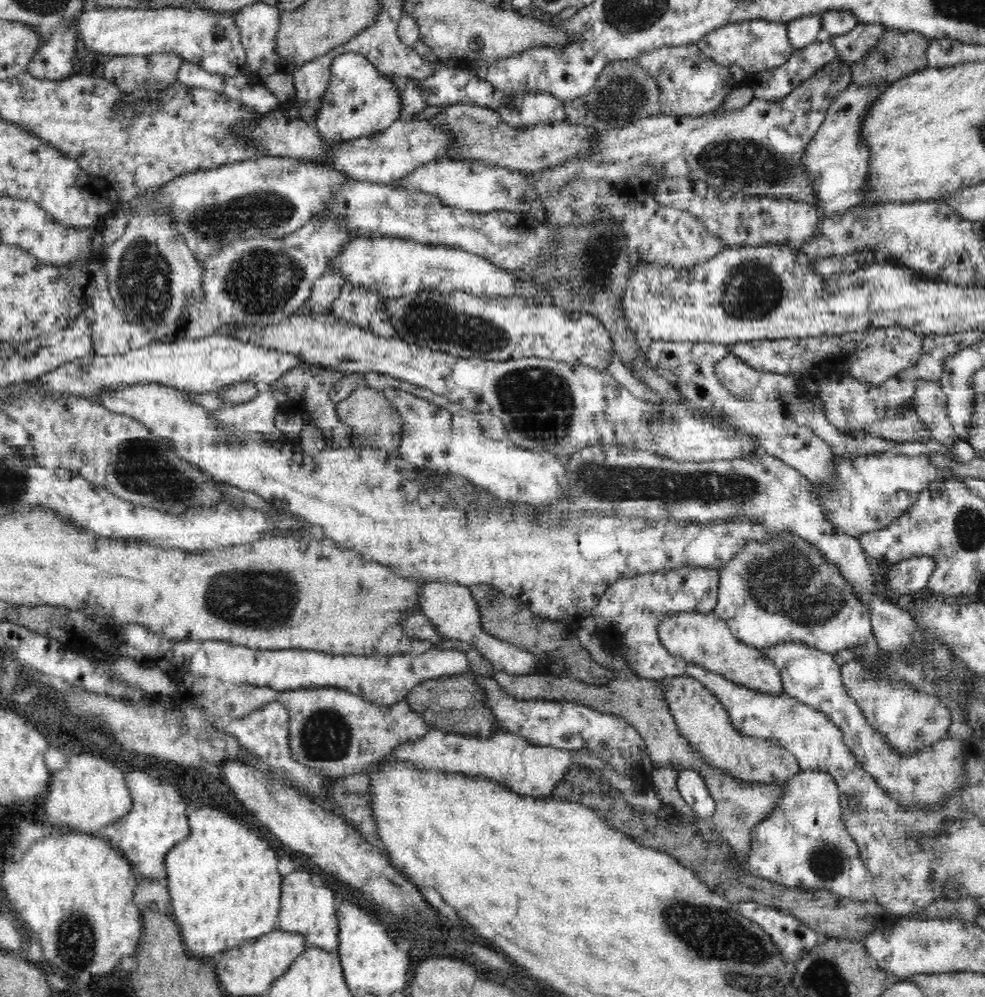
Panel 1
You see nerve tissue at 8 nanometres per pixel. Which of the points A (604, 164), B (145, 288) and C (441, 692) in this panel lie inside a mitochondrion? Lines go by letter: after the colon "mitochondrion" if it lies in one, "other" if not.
A: other
B: mitochondrion
C: mitochondrion

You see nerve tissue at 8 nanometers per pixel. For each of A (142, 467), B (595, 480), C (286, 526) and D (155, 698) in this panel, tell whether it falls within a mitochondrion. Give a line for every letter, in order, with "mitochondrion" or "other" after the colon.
A: mitochondrion
B: mitochondrion
C: other
D: other

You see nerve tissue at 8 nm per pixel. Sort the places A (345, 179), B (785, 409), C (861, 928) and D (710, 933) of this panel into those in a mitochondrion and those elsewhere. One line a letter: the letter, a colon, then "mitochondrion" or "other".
A: other
B: other
C: other
D: mitochondrion

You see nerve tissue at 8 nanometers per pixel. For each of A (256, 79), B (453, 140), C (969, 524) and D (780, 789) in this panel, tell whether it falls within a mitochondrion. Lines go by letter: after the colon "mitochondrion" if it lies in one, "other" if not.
A: other
B: other
C: mitochondrion
D: other

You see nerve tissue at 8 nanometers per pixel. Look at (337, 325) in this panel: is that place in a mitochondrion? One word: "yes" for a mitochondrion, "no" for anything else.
no

